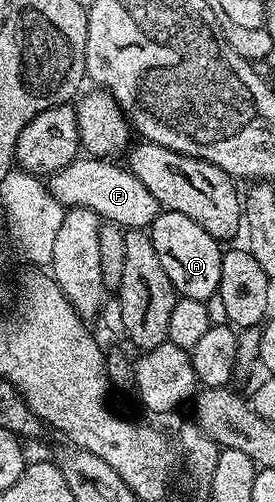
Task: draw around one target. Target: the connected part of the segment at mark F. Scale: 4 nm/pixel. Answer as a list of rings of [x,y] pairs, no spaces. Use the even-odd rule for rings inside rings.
[[[92,155],[78,156],[67,167],[48,174],[49,193],[65,209],[90,209],[95,211],[102,222],[116,225],[122,230],[148,230],[158,213],[162,212],[160,203],[135,179],[135,175],[124,164],[116,165],[113,159],[102,159]]]

